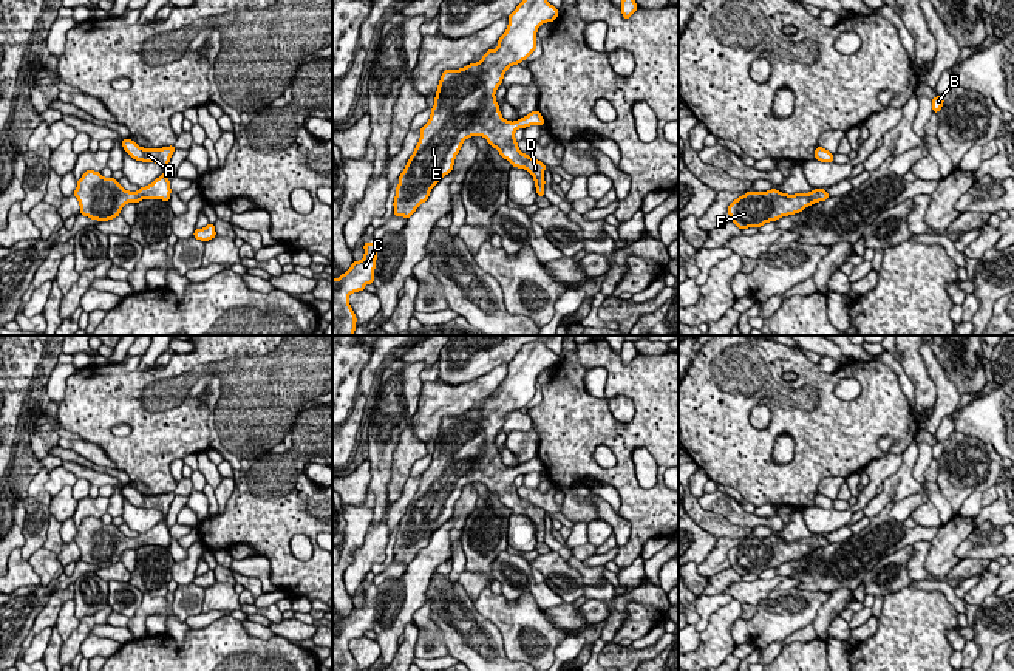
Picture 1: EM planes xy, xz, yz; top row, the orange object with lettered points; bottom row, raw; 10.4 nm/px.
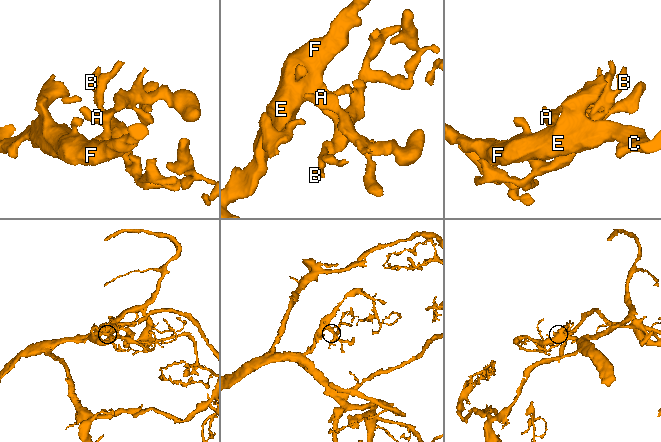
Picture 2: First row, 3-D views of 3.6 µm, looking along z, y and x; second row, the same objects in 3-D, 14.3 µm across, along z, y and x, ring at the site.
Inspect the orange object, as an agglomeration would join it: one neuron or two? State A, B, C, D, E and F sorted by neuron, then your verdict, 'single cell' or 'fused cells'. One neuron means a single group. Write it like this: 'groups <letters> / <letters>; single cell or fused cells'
groups A B C D E F; single cell

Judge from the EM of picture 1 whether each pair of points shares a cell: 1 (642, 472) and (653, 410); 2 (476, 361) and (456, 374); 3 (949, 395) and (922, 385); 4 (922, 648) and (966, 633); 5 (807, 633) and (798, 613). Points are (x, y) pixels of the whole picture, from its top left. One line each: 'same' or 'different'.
1: different
2: same
3: different
4: different
5: different

